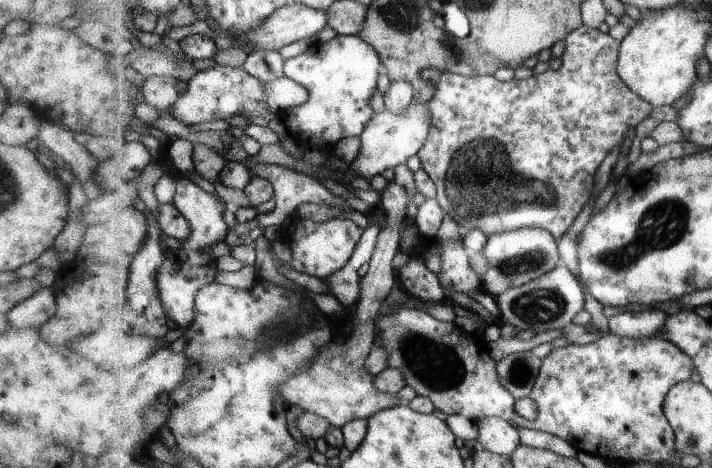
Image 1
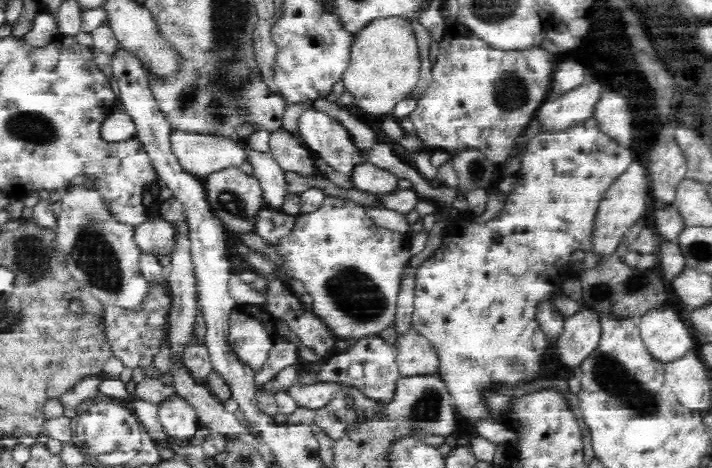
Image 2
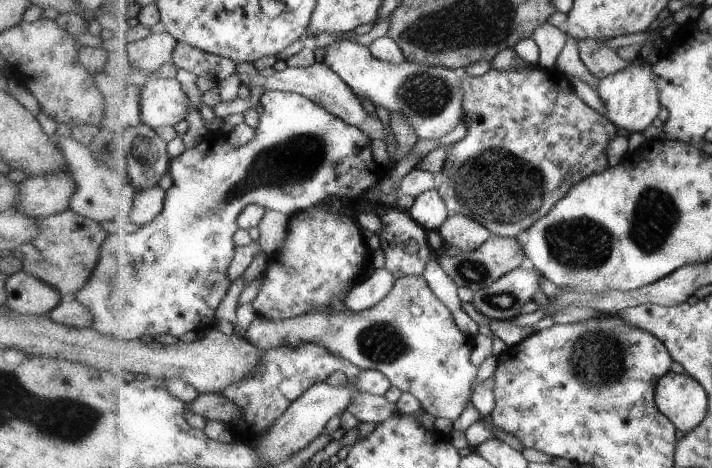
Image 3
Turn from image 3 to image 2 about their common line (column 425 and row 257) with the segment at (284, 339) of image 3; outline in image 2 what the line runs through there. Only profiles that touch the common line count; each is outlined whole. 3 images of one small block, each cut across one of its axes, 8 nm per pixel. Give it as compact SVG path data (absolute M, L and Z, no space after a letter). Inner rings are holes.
M325 196L324 202L320 204L320 208L316 208L314 212L300 212L294 218L292 229L289 230L284 236L280 236L280 240L272 245L274 251L280 257L280 274L283 278L296 278L300 282L304 282L306 292L314 298L314 303L309 307L313 313L322 320L326 327L328 327L339 341L345 341L350 338L362 338L366 334L376 334L382 332L386 326L395 322L395 310L397 306L398 290L400 290L400 272L404 268L404 264L408 264L411 259L411 252L409 249L408 238L402 237L400 233L388 230L387 228L380 228L379 225L374 224L370 216L367 215L367 209L352 200L344 200L336 196Z

